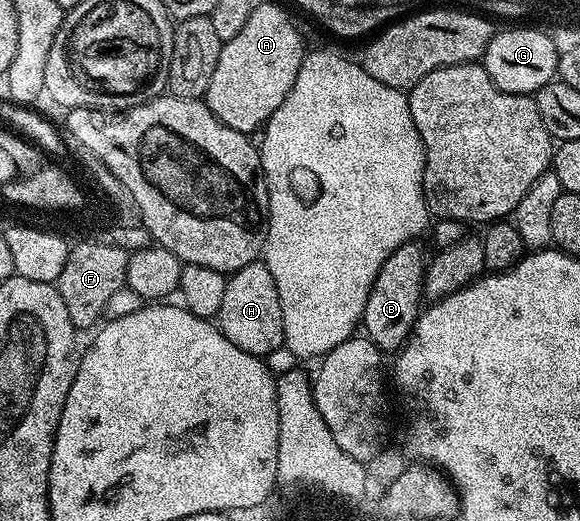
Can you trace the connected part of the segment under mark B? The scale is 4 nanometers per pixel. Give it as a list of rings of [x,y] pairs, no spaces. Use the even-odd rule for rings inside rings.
[[[411,243],[396,247],[396,251],[392,251],[392,255],[384,261],[384,267],[380,267],[376,283],[372,283],[372,291],[368,295],[360,325],[363,330],[366,328],[365,336],[382,351],[397,351],[410,338],[424,305],[427,261],[427,254],[422,254],[418,243]]]

